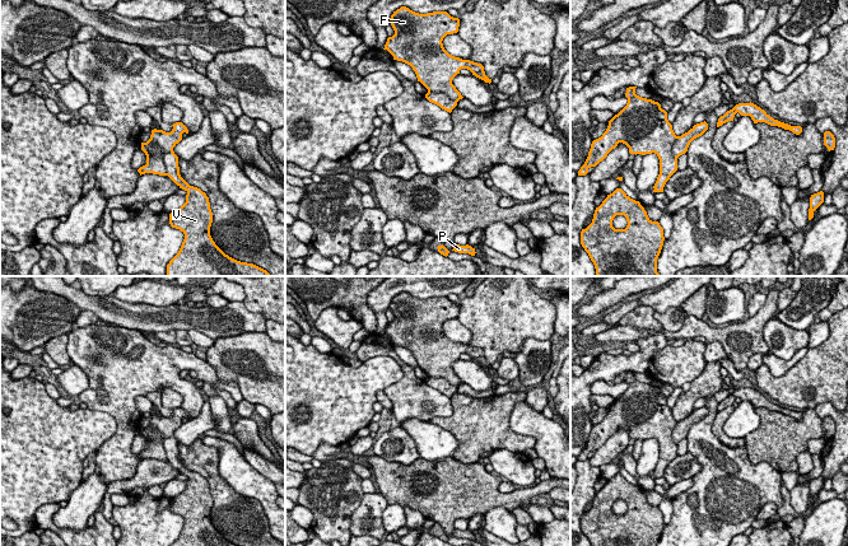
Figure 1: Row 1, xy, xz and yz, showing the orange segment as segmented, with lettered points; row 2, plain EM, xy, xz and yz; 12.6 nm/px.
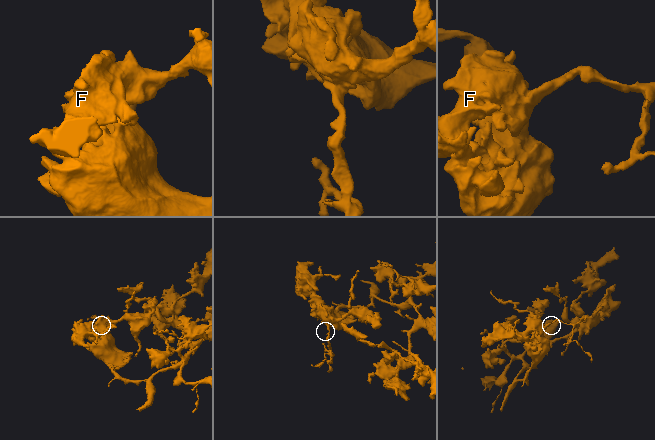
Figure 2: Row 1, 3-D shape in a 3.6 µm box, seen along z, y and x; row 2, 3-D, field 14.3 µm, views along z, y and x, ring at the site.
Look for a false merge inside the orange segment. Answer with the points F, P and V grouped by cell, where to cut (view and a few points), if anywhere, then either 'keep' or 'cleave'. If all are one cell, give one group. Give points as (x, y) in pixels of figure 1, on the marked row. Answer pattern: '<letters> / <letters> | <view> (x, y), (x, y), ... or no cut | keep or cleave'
F P V | no cut | keep

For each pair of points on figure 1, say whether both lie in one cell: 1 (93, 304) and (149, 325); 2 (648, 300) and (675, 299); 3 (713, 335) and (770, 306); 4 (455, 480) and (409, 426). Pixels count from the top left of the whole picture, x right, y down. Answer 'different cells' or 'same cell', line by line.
1: same cell
2: same cell
3: same cell
4: different cells

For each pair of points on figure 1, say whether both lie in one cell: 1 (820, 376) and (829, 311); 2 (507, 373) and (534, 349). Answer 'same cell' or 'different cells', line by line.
1: different cells
2: different cells

